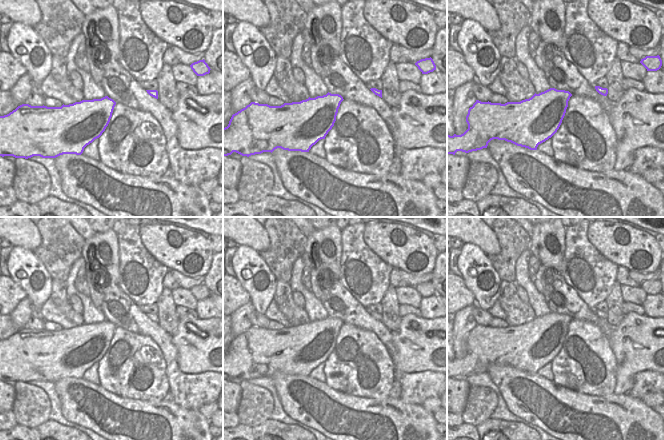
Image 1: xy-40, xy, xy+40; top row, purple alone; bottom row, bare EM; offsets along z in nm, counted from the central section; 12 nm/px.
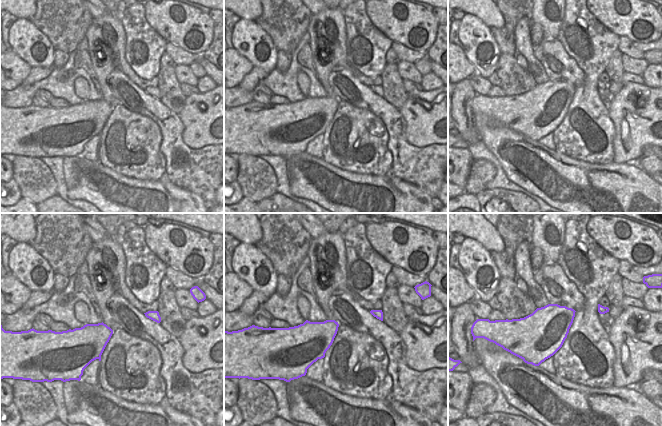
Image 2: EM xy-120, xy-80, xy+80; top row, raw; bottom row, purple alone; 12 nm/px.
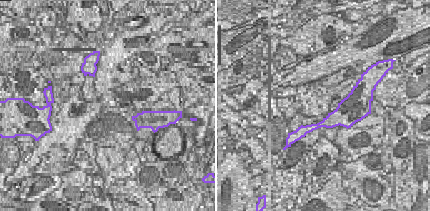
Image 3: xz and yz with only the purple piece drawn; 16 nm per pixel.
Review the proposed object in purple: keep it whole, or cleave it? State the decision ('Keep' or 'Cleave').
Keep

